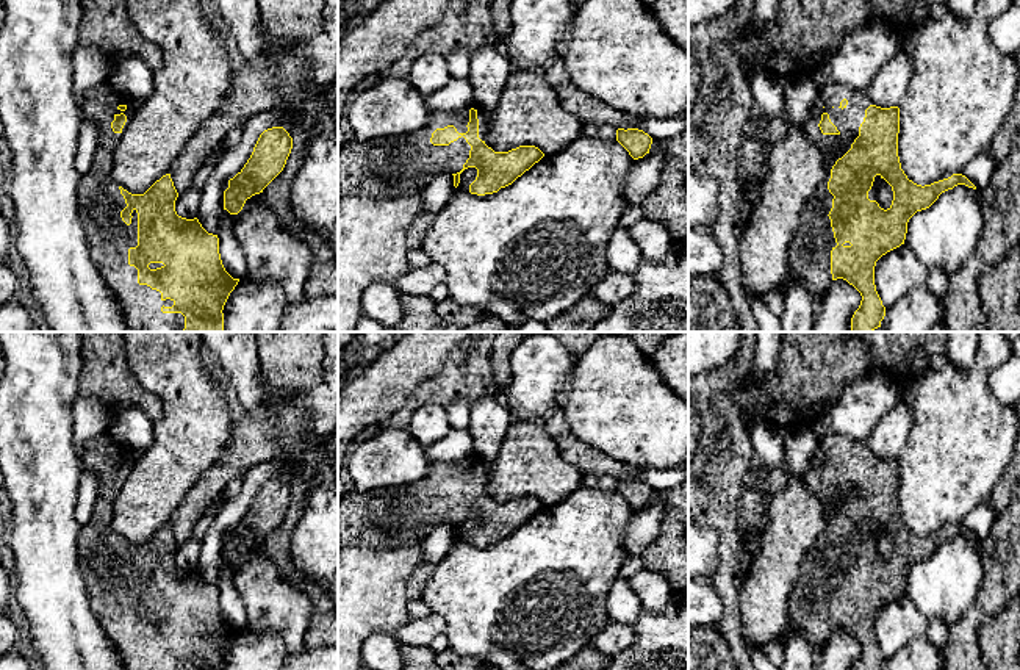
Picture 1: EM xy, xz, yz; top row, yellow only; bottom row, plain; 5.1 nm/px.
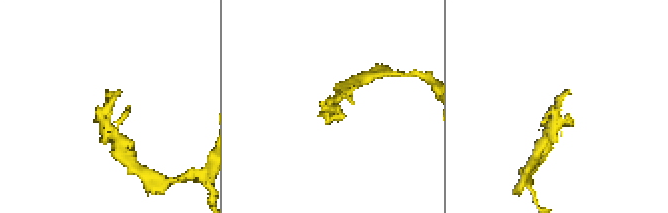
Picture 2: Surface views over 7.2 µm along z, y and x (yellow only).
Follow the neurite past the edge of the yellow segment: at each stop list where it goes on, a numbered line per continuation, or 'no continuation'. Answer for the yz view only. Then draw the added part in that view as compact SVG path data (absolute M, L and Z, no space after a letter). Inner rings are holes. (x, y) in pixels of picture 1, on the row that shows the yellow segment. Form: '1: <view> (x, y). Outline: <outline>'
1: yz (809, 252). Outline: M849 147L849 149L851 149L851 147ZM848 149L848 150L849 150L849 149ZM846 150L846 152L848 152L848 150ZM843 152L843 153L840 153L840 155L835 157L835 160L834 160L834 161L831 163L831 166L829 166L829 171L828 171L824 180L820 183L820 186L818 186L817 191L810 196L810 199L804 204L804 211L803 211L801 216L799 216L799 222L798 222L796 232L795 232L790 244L788 244L787 272L785 272L781 285L778 286L778 291L779 291L781 294L785 291L785 286L787 286L790 282L803 282L804 286L807 288L807 291L810 293L810 296L818 302L818 301L823 297L823 294L828 291L828 288L829 288L829 285L831 285L831 282L832 282L832 274L831 274L831 250L837 246L837 243L835 243L835 238L834 238L832 227L831 227L831 219L829 219L829 216L828 216L829 211L831 211L831 208L832 208L832 199L834 199L834 196L832 196L832 194L829 193L829 189L828 189L828 182L829 182L829 178L831 178L831 169L832 169L832 166L834 166L835 161L837 161L839 158L842 158L846 152Z

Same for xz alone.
1: xz (390, 166). Outline: M472 103L457 111L435 111L430 113L429 124L415 131L400 136L383 136L368 141L352 141L338 149L338 199L347 196L363 196L368 199L391 199L411 191L422 191L441 172L457 174L469 158L471 146L462 136L449 146L433 146L430 142L432 133L436 128L454 125L458 133L468 131L469 110L477 111L479 138L485 136L485 113Z

